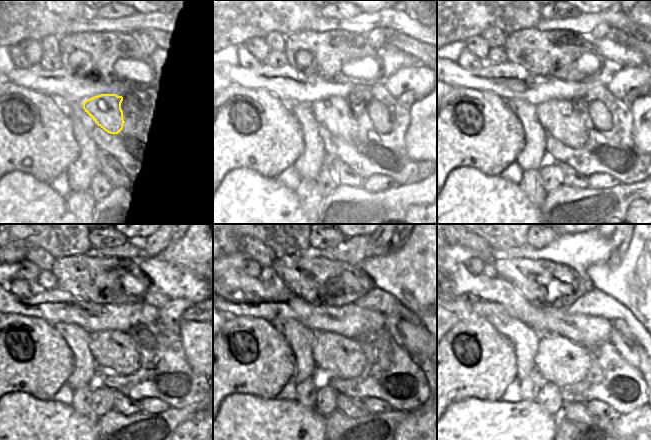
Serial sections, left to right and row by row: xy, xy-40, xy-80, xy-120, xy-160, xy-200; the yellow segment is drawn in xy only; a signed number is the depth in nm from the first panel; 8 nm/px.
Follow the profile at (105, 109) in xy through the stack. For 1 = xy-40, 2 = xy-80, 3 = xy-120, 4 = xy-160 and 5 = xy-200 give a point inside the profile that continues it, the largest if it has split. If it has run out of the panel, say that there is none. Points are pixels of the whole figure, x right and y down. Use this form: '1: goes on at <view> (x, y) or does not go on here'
1: goes on at xy-40 (334, 114)
2: goes on at xy-80 (559, 118)
3: goes on at xy-120 (113, 350)
4: goes on at xy-160 (335, 356)
5: goes on at xy-200 (559, 361)

